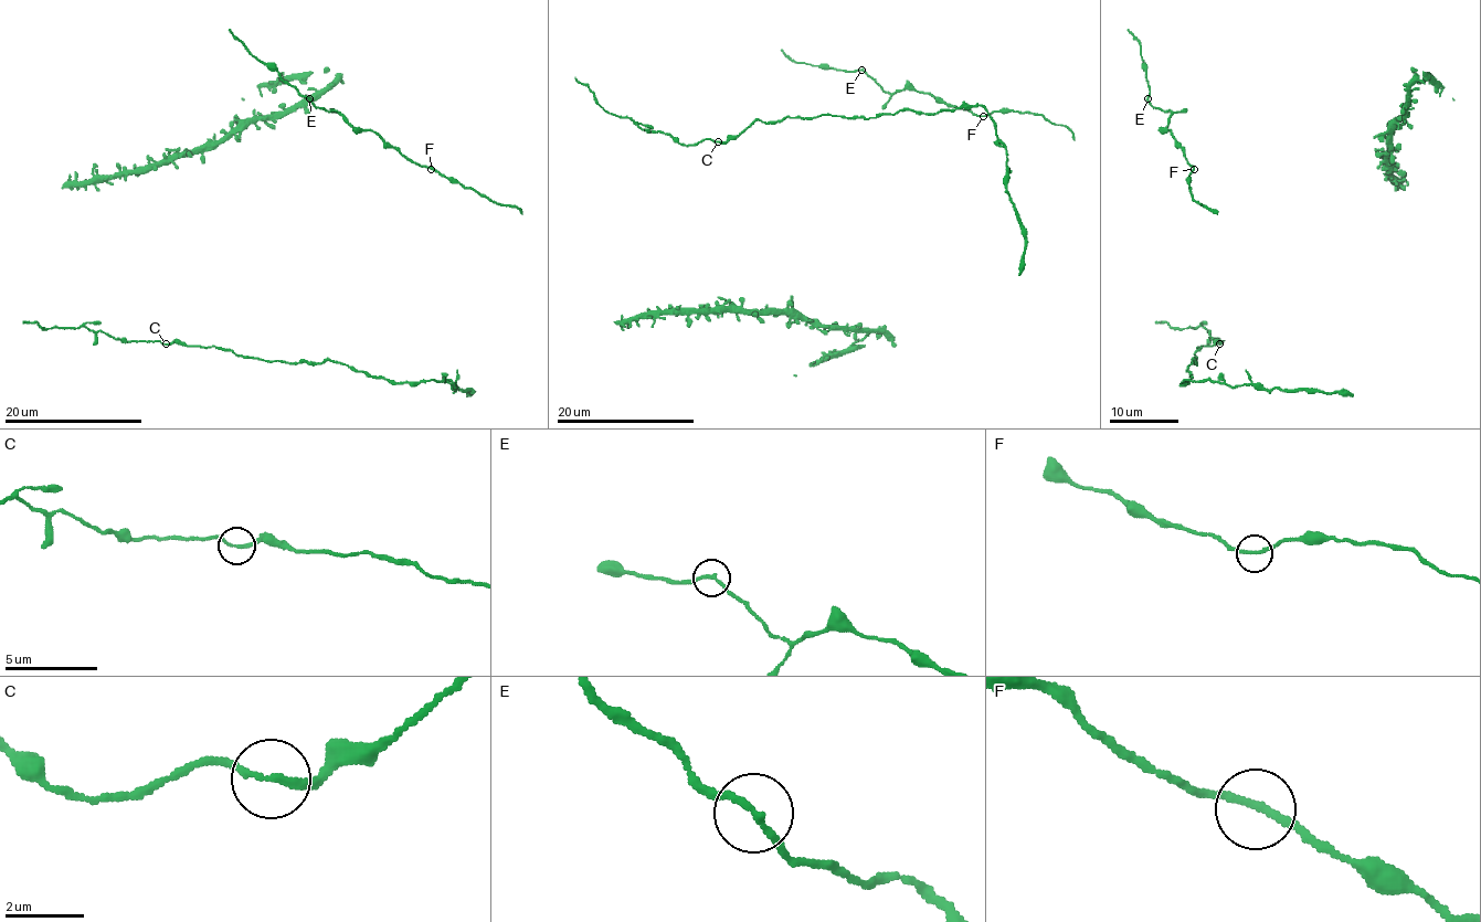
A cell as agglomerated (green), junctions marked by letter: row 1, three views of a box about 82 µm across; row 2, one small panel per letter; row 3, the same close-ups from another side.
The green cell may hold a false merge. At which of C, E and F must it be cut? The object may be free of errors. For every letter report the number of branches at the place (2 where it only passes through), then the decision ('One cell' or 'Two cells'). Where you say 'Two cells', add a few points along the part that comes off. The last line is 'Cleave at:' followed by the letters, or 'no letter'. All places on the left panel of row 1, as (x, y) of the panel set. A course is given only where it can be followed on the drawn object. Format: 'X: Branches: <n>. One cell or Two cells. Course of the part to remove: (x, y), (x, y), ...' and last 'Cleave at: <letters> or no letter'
C: Branches: 2. One cell
E: Branches: 2. One cell
F: Branches: 2. One cell
Cleave at: no letter

